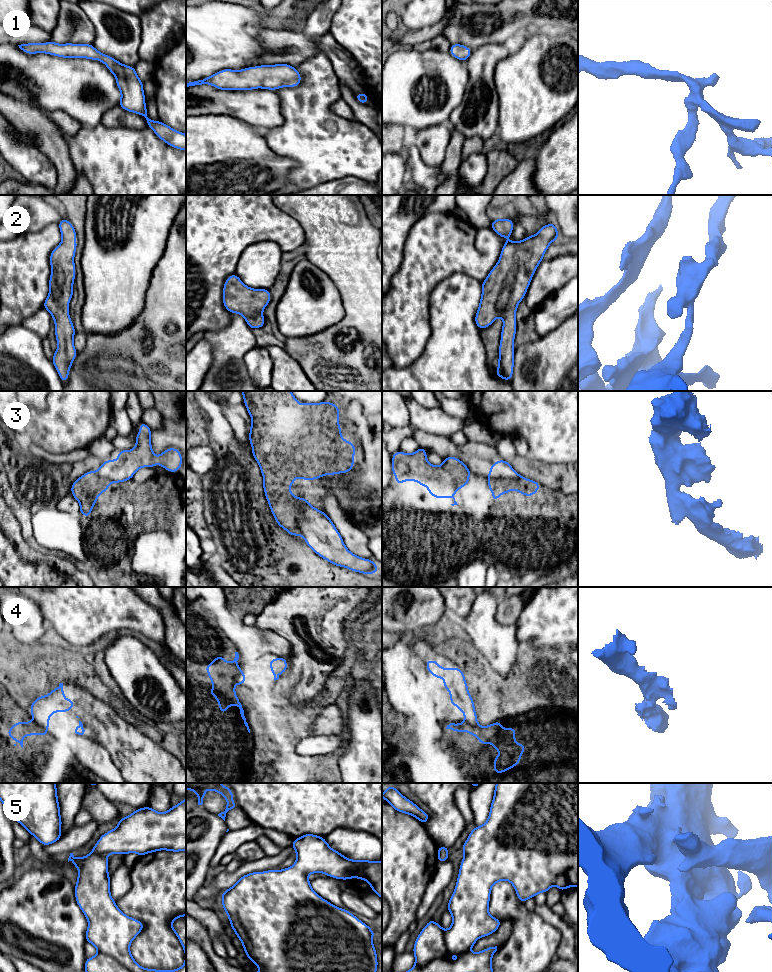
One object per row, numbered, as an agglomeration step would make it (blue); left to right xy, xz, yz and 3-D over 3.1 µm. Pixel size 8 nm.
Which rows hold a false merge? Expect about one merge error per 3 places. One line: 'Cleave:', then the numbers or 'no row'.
Cleave: 3, 4

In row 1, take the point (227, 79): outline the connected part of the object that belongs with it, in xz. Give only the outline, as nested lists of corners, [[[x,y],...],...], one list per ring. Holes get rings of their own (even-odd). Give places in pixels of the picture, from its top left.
[[[289,64],[260,65],[242,70],[221,70],[202,80],[186,83],[189,86],[208,84],[220,90],[277,90],[295,87],[301,83],[301,74]]]

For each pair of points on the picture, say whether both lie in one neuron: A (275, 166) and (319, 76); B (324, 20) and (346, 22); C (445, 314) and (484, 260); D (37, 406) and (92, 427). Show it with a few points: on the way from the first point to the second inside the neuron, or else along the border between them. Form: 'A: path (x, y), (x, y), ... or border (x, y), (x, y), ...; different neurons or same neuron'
A: border (265, 138), (274, 152), (297, 163), (289, 178); different neurons
B: border (337, 10), (329, 31); different neurons
C: border (448, 277), (463, 272), (480, 283); different neurons
D: path (51, 406), (66, 406), (78, 413); same neuron

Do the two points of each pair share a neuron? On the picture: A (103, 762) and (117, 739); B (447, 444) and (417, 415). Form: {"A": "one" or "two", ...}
{"A": "two", "B": "two"}

